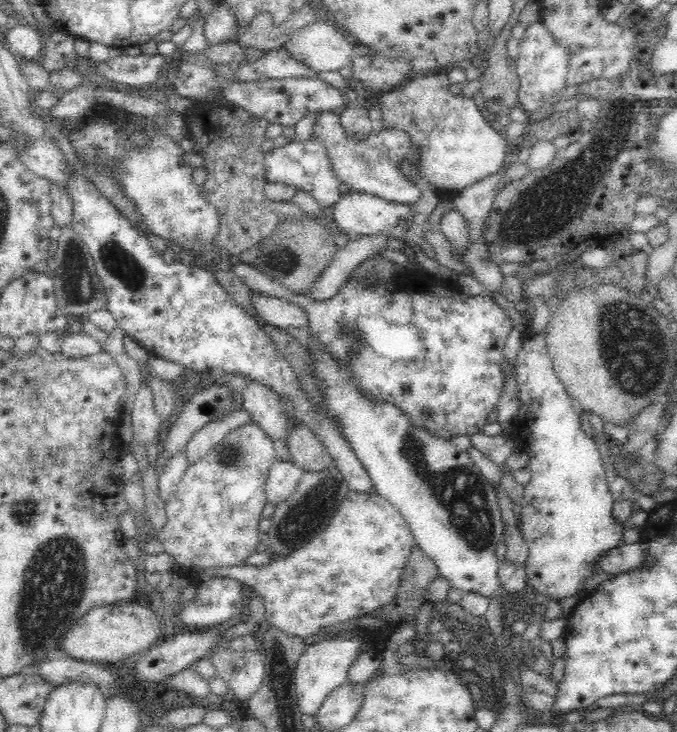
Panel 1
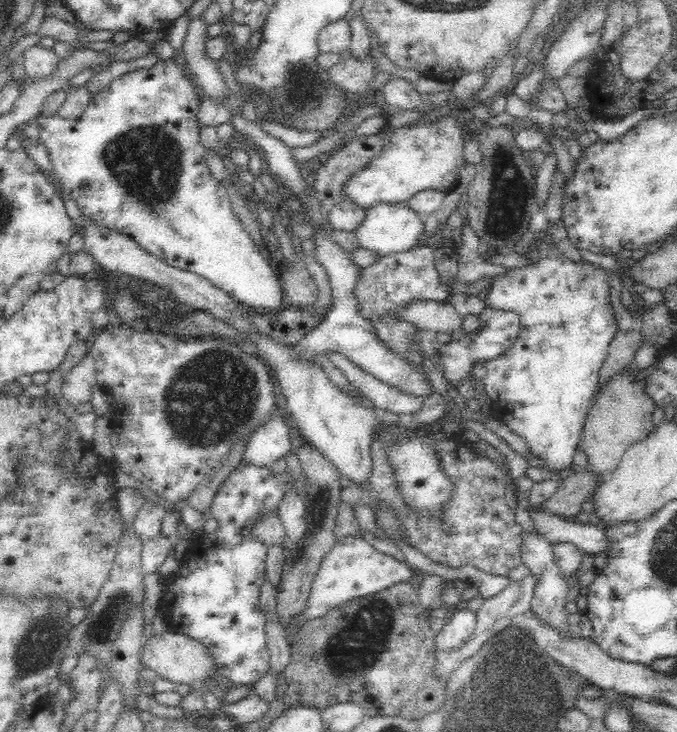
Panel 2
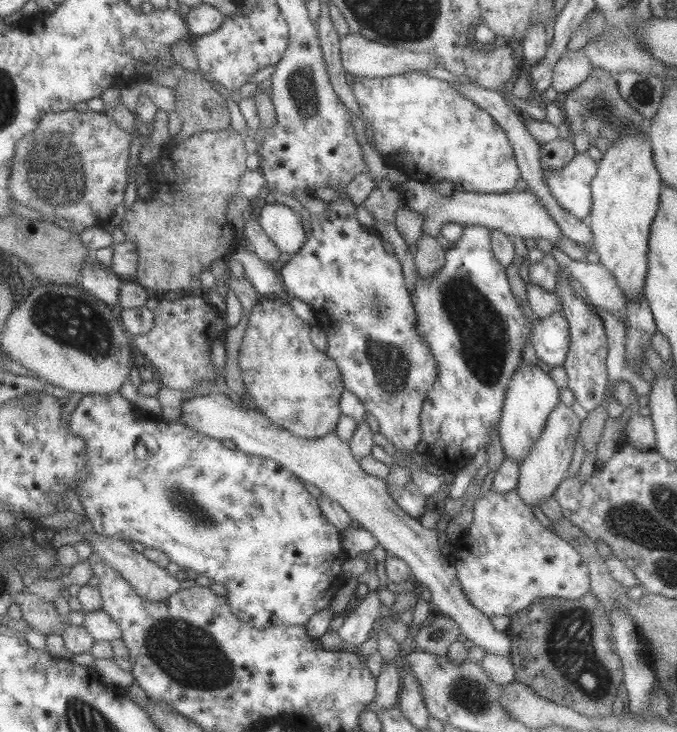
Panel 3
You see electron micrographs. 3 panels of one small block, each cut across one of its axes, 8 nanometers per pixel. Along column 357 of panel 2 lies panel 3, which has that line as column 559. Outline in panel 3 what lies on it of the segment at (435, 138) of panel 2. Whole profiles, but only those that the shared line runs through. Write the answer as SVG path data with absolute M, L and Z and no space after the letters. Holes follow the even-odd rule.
M587 153L575 156L559 170L552 170L545 178L547 190L559 207L577 219L588 219L591 209L590 182L597 172L597 164Z

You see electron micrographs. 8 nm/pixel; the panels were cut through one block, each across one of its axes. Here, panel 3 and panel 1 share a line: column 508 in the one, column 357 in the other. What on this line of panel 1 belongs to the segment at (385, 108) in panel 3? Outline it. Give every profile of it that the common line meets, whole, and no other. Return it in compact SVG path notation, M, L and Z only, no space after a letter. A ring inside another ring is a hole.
M322 111L314 126L313 136L327 148L329 159L339 181L346 182L352 191L374 194L398 204L416 204L422 197L422 187L416 185L398 169L398 160L404 160L410 150L408 135L398 129L374 131L363 141L346 137L338 111Z

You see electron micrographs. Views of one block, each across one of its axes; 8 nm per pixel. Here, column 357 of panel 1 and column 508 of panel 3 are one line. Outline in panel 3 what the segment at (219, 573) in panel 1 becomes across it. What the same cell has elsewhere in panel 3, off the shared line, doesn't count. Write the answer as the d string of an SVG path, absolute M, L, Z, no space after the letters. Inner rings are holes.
M479 487L470 496L463 496L473 500L473 515L469 530L463 538L457 540L453 552L448 554L450 564L455 568L455 577L467 595L467 601L486 617L508 616L512 618L527 610L535 598L564 598L577 600L589 590L589 573L587 565L579 554L560 536L541 525L533 515L532 509L527 506L517 495L516 490L499 493L487 490L483 496L478 497Z

